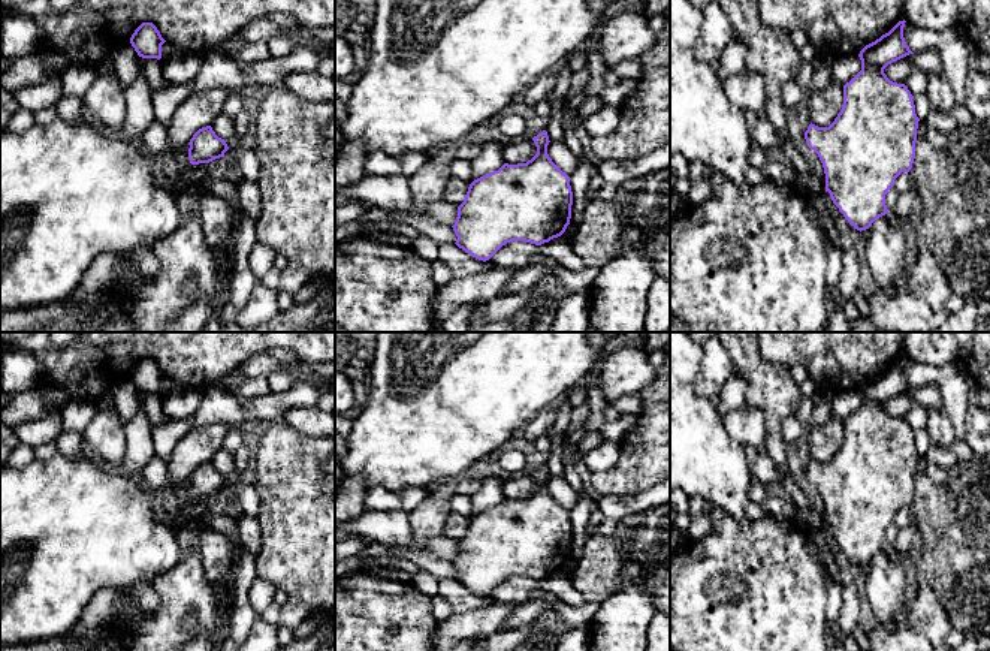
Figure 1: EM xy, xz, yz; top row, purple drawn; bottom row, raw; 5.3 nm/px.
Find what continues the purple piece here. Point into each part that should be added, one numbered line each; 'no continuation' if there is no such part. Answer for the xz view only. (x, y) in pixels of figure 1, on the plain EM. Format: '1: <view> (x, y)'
no continuation

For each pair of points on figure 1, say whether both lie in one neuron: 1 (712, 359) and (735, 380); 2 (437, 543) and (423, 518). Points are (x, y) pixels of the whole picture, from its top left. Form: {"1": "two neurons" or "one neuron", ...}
{"1": "two neurons", "2": "two neurons"}

